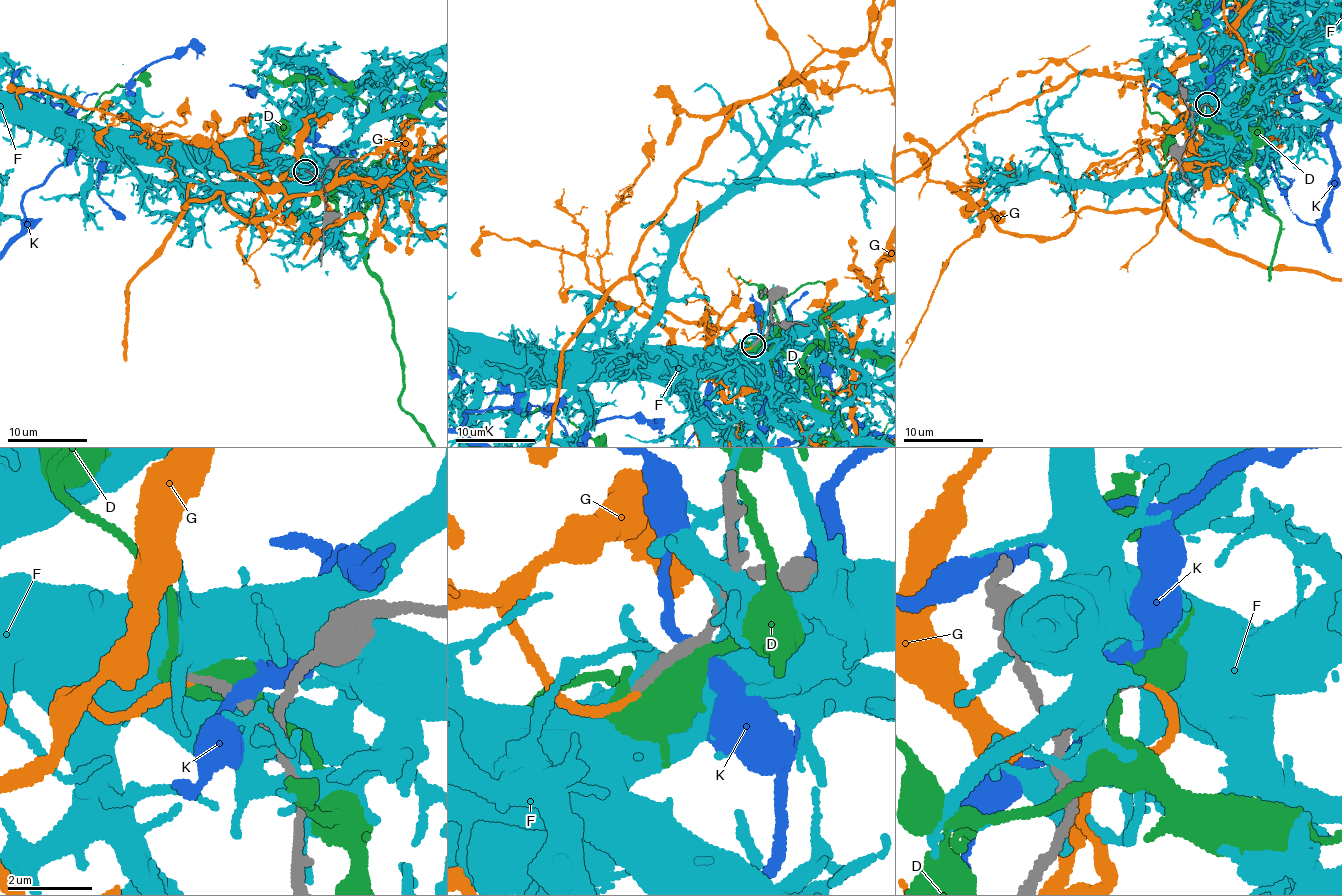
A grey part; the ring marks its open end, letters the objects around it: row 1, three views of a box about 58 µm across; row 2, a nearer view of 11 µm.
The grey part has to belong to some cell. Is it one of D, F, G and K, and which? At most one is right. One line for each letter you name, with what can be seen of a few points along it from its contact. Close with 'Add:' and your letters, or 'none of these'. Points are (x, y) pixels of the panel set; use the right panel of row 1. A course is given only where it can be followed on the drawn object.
Add: G

